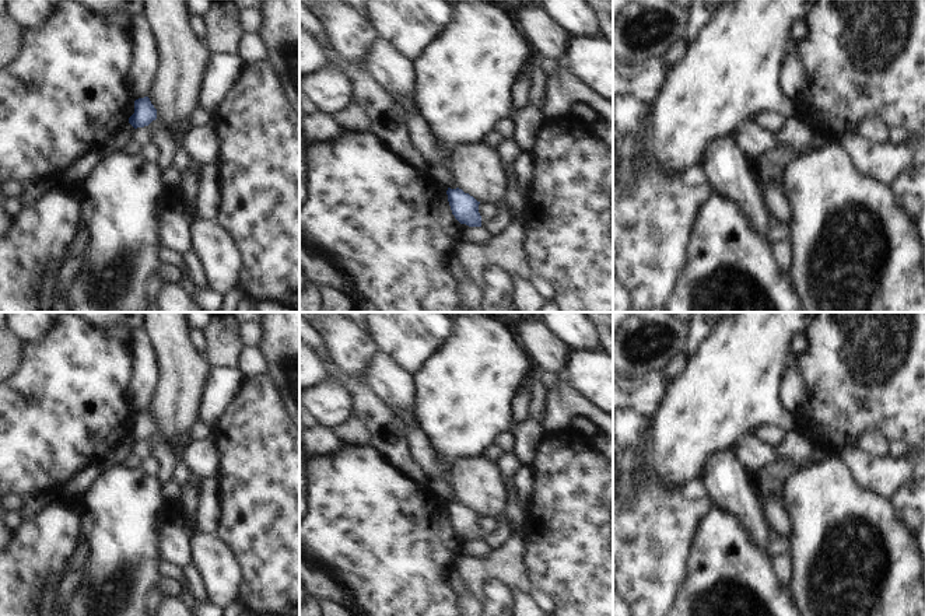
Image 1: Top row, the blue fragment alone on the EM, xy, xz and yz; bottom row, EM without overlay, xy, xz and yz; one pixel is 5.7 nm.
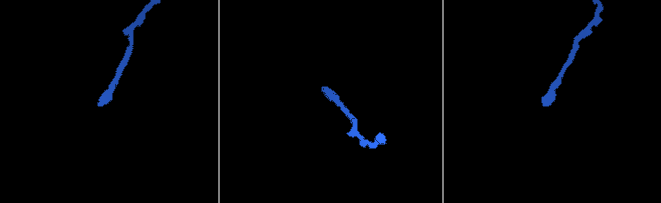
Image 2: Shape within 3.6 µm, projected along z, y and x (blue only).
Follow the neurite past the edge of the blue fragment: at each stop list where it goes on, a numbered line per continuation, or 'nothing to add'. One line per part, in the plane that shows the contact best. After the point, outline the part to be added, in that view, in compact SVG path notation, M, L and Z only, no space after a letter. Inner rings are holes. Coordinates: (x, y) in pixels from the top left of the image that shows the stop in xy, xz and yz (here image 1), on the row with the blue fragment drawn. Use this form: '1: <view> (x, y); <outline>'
nothing to add

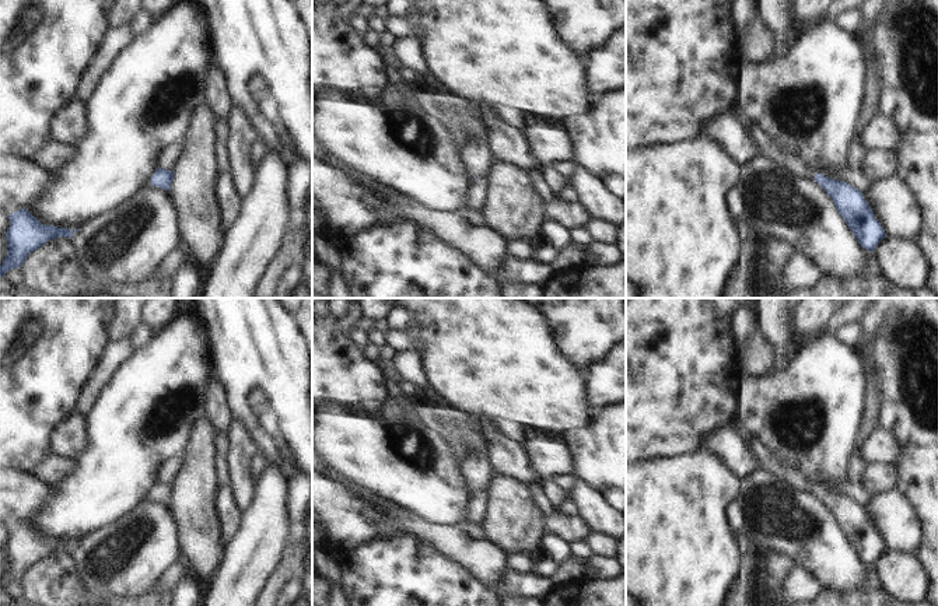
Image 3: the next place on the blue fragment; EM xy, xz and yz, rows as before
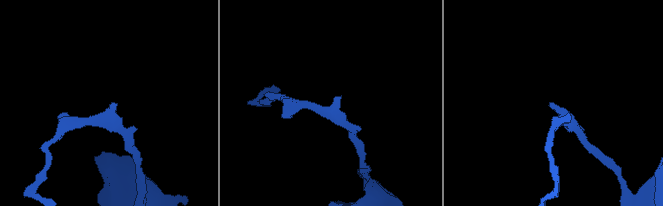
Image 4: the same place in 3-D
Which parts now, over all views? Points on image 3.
1: yz (766, 149); M752 123L749 127L745 127L748 134L753 139L756 147L759 148L759 155L773 160L783 168L787 168L791 174L797 176L815 181L818 174L815 169L806 167L798 157L785 154L780 151L763 133L762 127L756 123Z

